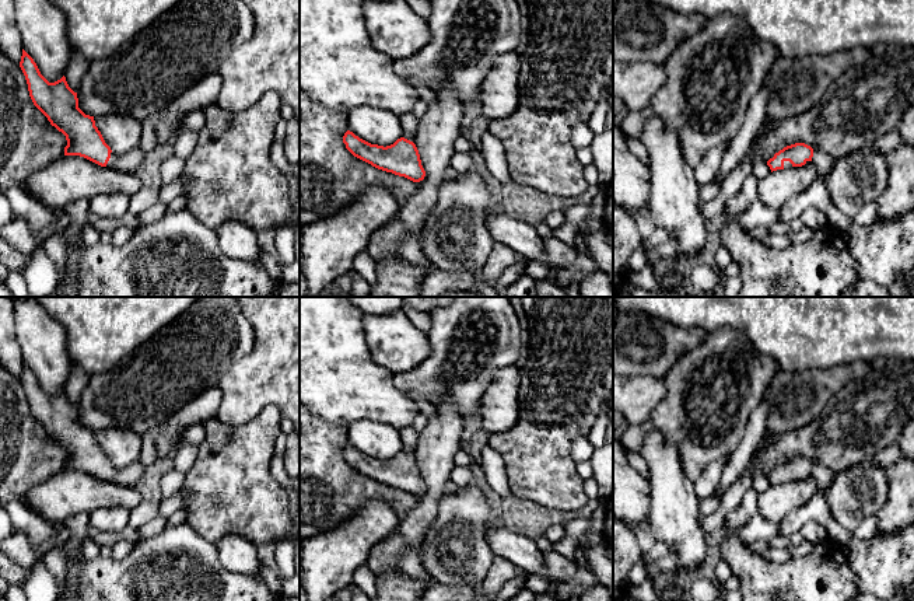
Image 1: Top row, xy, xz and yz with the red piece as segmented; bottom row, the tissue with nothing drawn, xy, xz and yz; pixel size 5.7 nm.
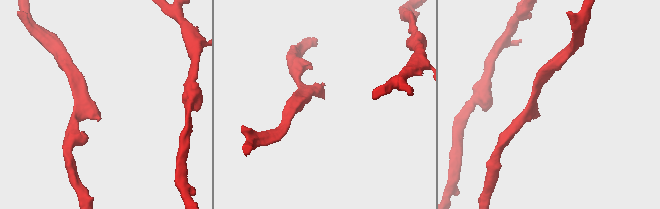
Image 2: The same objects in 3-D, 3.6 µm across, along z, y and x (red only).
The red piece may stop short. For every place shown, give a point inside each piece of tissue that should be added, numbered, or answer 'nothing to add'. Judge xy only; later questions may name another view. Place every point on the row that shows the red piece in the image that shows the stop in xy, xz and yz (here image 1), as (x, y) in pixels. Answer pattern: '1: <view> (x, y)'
1: xy (130, 161)

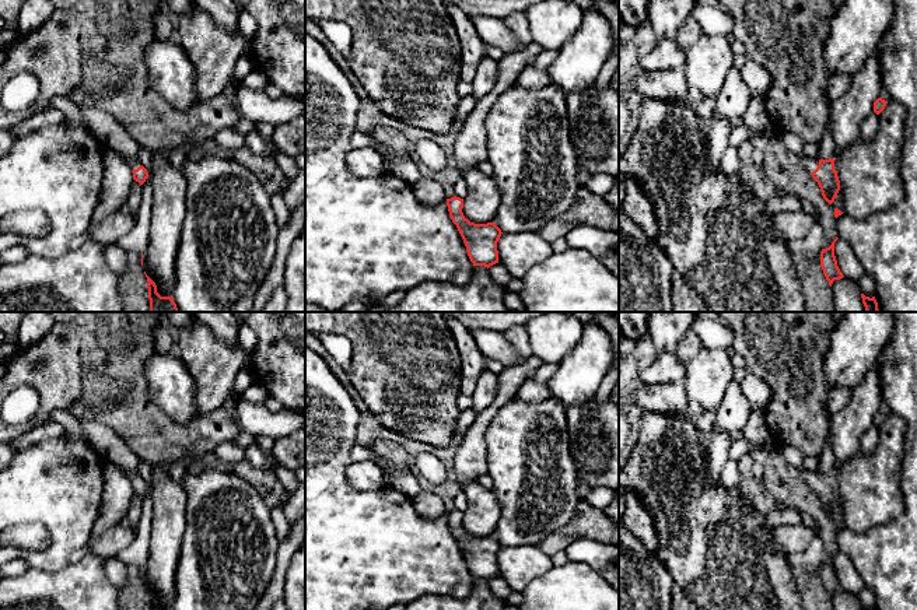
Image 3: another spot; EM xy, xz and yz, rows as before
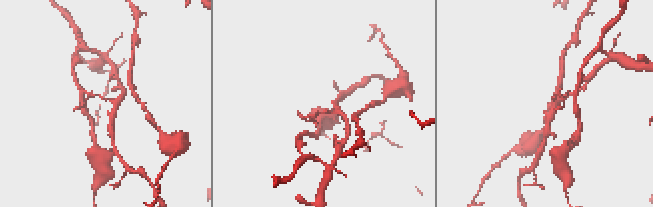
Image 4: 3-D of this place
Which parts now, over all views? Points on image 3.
1: yz (808, 162)

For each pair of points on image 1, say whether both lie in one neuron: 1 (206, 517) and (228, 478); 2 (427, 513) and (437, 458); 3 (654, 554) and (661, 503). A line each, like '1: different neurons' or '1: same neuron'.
1: same neuron
2: same neuron
3: different neurons

